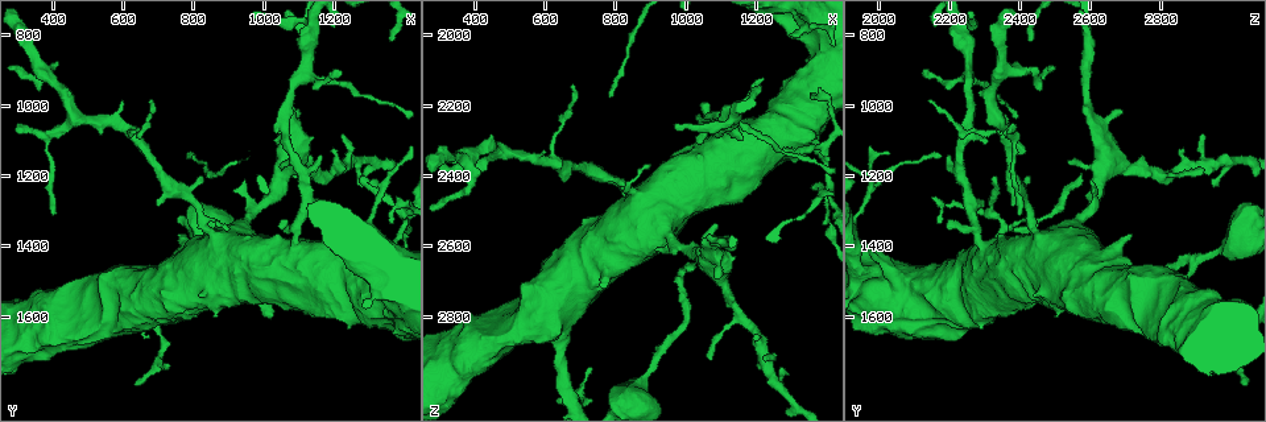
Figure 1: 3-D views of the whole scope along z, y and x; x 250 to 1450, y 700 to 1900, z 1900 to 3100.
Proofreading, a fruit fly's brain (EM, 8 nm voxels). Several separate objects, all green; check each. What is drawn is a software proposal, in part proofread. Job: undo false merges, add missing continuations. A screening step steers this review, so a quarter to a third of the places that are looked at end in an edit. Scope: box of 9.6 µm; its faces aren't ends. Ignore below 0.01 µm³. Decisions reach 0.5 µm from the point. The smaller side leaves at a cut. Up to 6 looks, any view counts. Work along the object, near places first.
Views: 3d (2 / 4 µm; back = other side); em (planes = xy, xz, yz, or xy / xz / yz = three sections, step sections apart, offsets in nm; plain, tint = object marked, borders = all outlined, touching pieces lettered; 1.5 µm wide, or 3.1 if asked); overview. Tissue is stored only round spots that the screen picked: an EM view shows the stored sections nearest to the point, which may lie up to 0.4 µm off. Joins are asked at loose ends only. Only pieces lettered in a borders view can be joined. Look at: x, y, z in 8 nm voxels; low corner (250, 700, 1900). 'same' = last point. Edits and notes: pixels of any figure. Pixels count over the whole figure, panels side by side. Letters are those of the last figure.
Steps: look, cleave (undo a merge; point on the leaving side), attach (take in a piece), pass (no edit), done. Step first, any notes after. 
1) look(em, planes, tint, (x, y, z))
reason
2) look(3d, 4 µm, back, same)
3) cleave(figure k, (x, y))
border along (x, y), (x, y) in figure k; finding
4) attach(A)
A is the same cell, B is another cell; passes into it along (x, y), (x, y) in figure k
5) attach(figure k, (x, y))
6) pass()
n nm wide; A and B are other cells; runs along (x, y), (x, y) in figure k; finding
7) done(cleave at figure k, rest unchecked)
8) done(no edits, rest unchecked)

look(3d, 4 µm, (910, 1420, 2930))
calibre changes

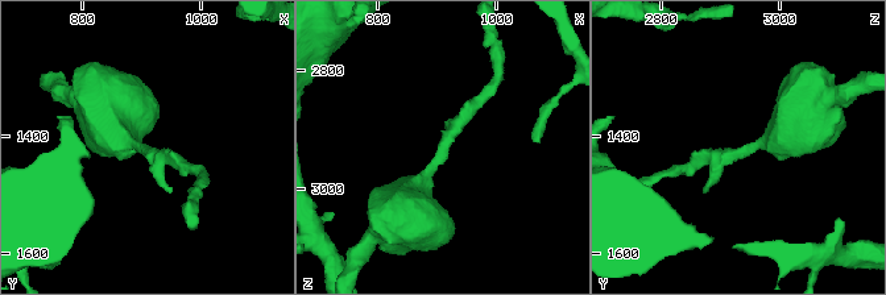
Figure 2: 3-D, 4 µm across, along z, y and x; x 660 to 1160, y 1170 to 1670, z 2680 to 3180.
look(em, xy, step 4, tint, (905, 1420, 2935))
need the tissue

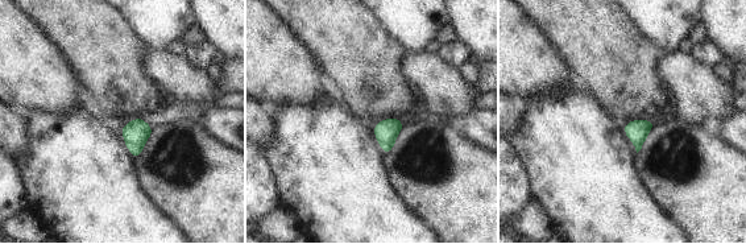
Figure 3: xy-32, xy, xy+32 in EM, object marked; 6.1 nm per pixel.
look(em, planes, borders, same)
cut it another way

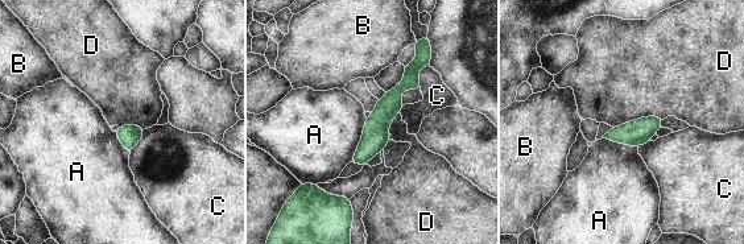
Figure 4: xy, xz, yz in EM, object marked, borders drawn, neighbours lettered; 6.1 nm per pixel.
pass()
D touches over 320 nm; A, B, C and D are other cells; one neuron here

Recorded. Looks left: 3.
look(em, planes, borders, (1090, 1150, 2540))
an open end

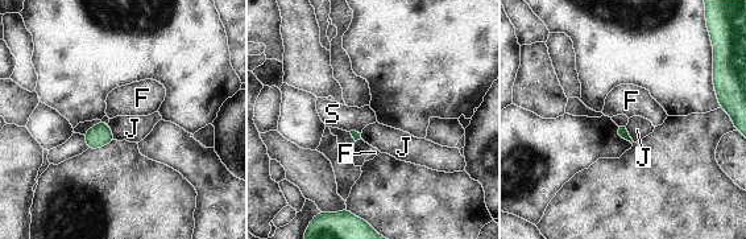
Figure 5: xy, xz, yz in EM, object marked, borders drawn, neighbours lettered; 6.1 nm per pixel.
pass()
F, J and S are other cells; border along (620, 126), (625, 127) in figure 5; no lettered piece goes on from it

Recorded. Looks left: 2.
look(em, yz, step 8, tint, (1120, 790, 2600))
a fork

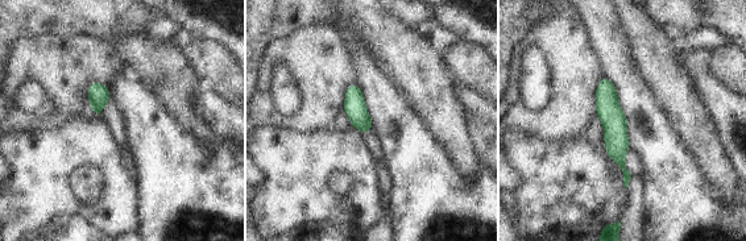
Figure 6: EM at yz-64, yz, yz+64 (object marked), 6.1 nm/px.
look(em, xz, step 4, borders, same)
cut it another way

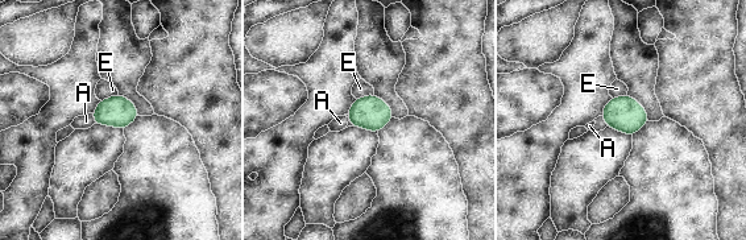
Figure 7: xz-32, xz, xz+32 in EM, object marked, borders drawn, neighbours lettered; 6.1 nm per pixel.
pass()
190 nm wide; A and E are other cells; border along (91, 114), (95, 123) in figure 7; all the same neuron

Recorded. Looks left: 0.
done(no edits, rest unchecked)

